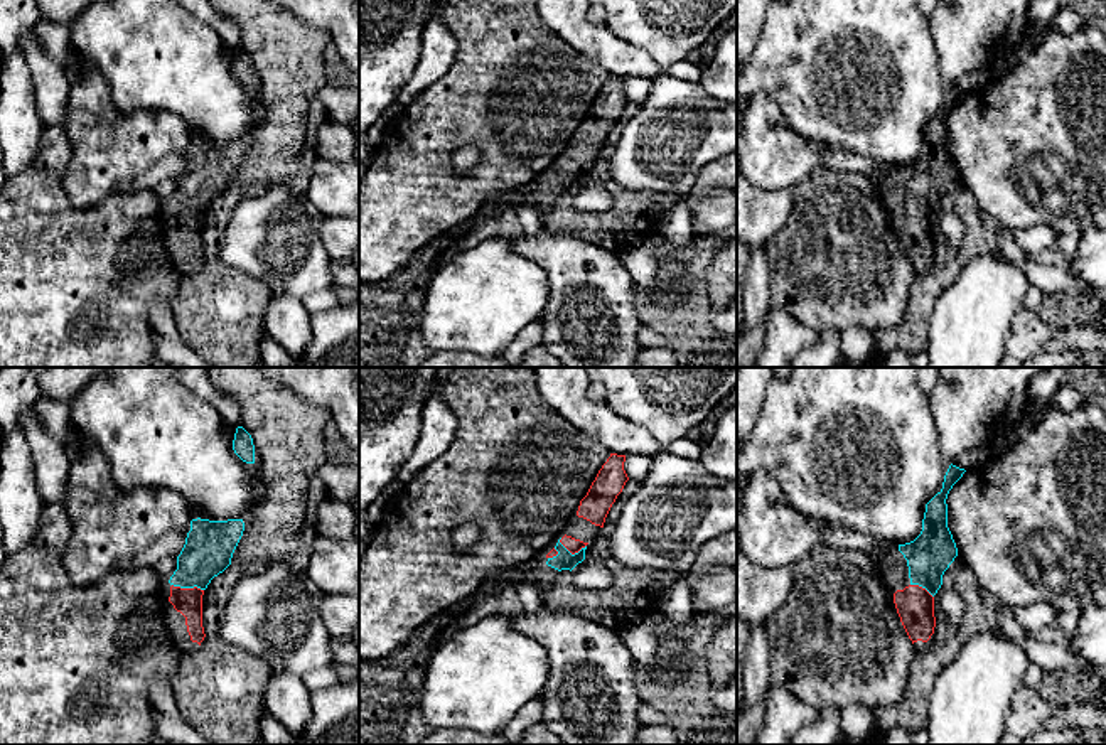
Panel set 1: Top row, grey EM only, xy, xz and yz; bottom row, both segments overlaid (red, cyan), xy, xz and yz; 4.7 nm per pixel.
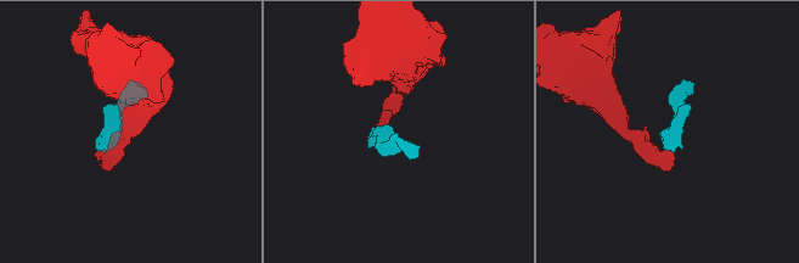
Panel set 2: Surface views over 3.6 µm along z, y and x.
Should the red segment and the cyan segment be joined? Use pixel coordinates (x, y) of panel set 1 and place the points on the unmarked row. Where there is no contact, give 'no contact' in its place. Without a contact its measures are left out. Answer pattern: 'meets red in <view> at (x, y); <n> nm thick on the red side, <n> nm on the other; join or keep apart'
meets red in xy at (187, 211); 130 nm thick on the red side, 240 nm on the other; join

